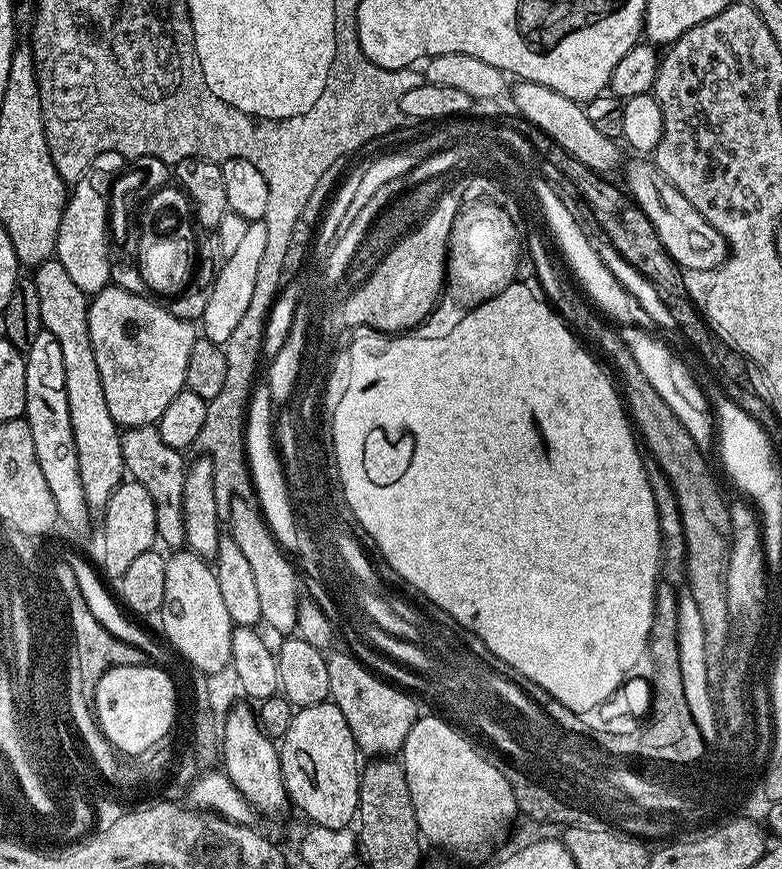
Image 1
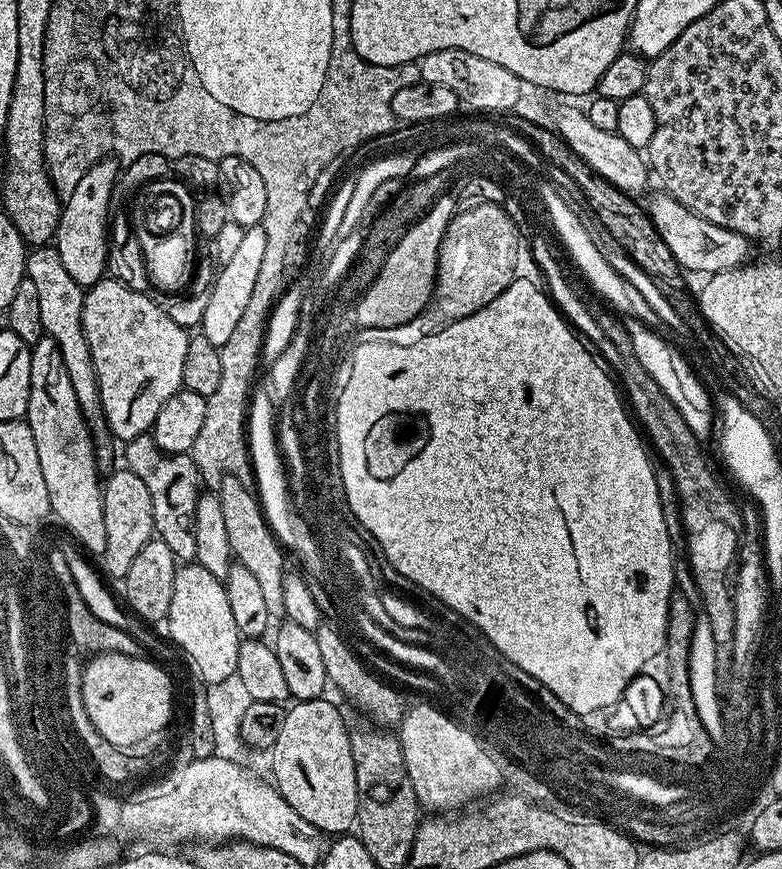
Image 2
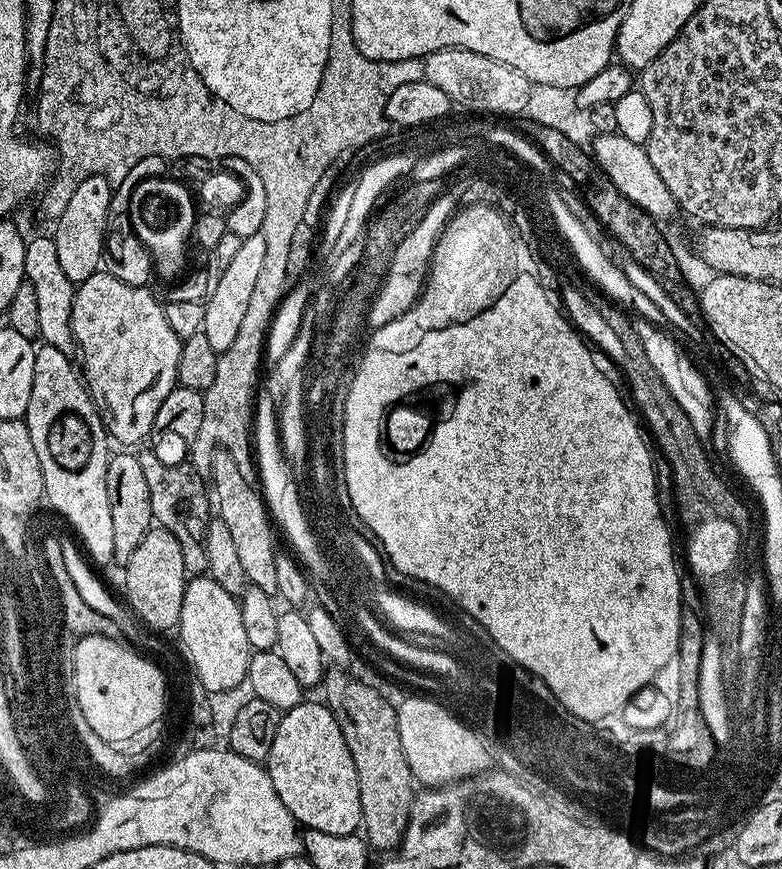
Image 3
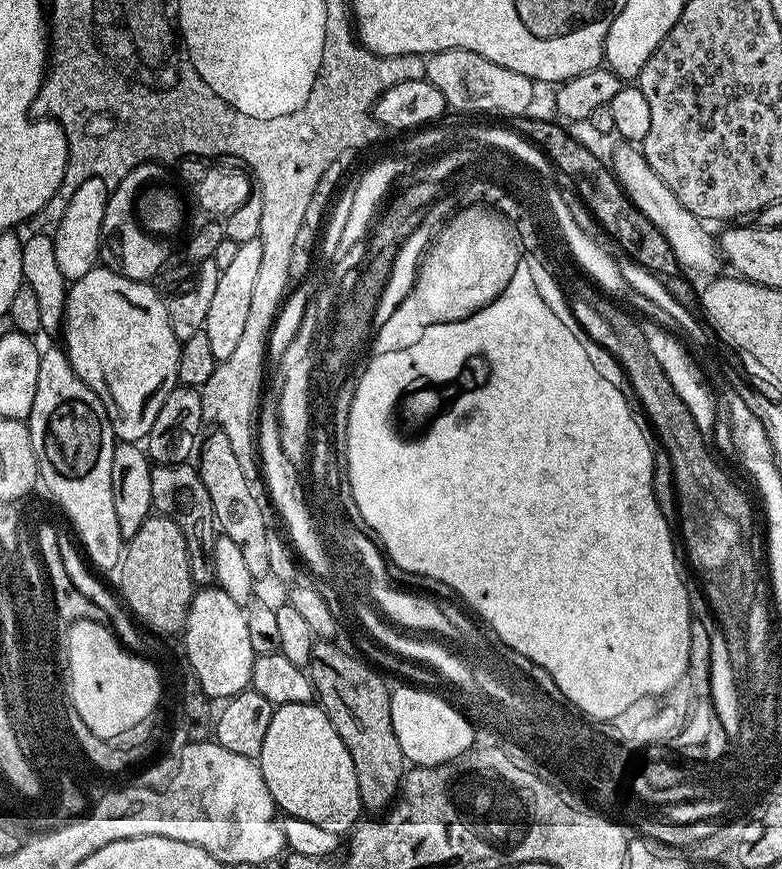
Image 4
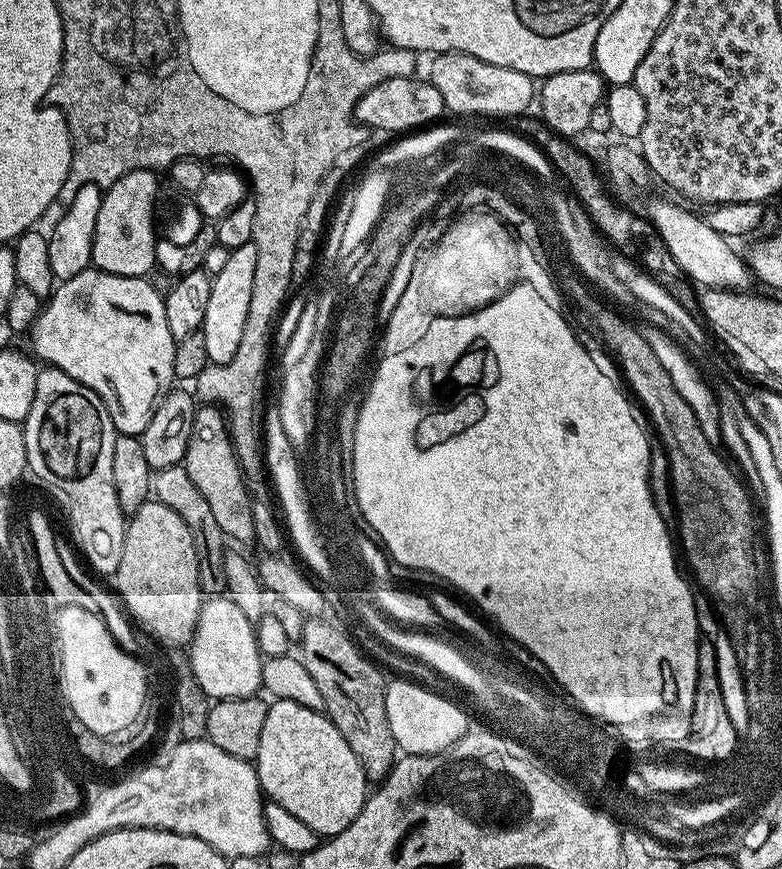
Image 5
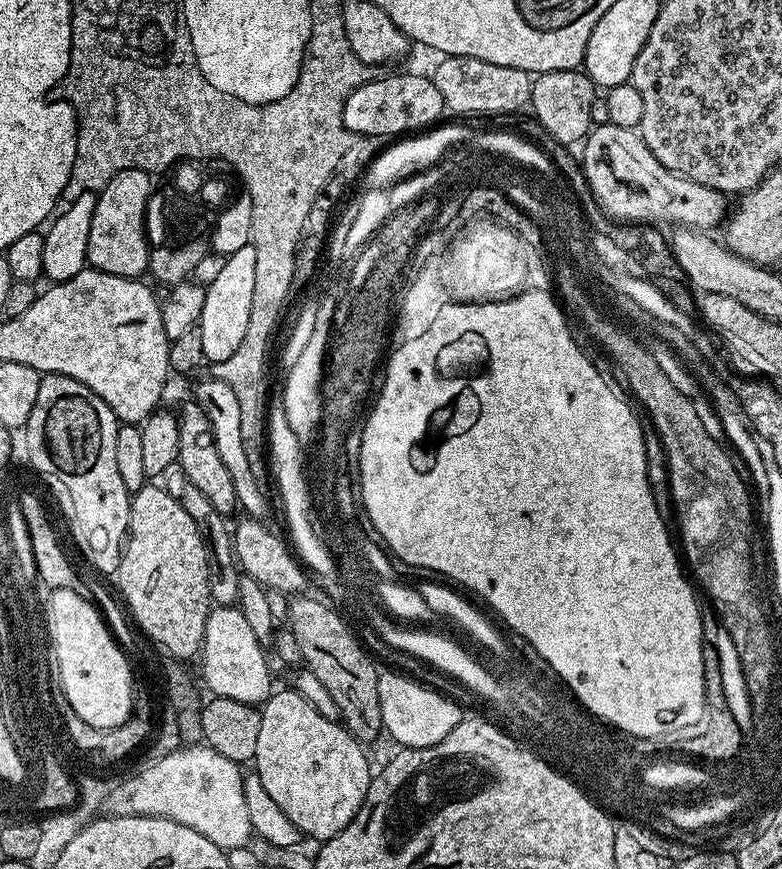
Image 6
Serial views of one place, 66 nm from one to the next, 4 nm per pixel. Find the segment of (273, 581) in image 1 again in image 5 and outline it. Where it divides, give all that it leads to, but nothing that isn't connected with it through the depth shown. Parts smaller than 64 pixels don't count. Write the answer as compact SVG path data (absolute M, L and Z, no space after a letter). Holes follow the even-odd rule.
M212 404L197 407L193 430L182 463L186 474L190 474L190 478L194 481L194 486L202 490L202 498L206 498L210 511L214 513L214 519L217 520L225 537L232 539L233 536L236 540L251 541L256 535L252 509L254 498L252 494L248 494L250 485L244 478L236 451L232 449L229 423L219 407Z

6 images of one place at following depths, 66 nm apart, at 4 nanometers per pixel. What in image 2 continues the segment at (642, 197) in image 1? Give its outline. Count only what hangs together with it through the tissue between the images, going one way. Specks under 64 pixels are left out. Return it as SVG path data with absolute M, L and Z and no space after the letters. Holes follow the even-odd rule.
M660 190L652 201L647 201L646 211L658 234L662 234L662 242L670 246L674 258L680 267L692 272L729 272L731 268L739 268L742 264L749 263L748 248L750 241L742 234L726 230L714 222L706 222L706 218L696 216L686 206L682 206L669 196L667 192Z

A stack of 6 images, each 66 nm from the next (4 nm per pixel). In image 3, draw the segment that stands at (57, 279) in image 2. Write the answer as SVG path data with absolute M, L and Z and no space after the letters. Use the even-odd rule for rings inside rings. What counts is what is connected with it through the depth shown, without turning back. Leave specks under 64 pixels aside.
M51 235L36 236L24 246L24 278L34 286L38 300L39 339L58 350L72 354L77 351L76 340L72 336L72 307L76 297L76 288L72 280L66 278L62 265L58 263L58 246Z

